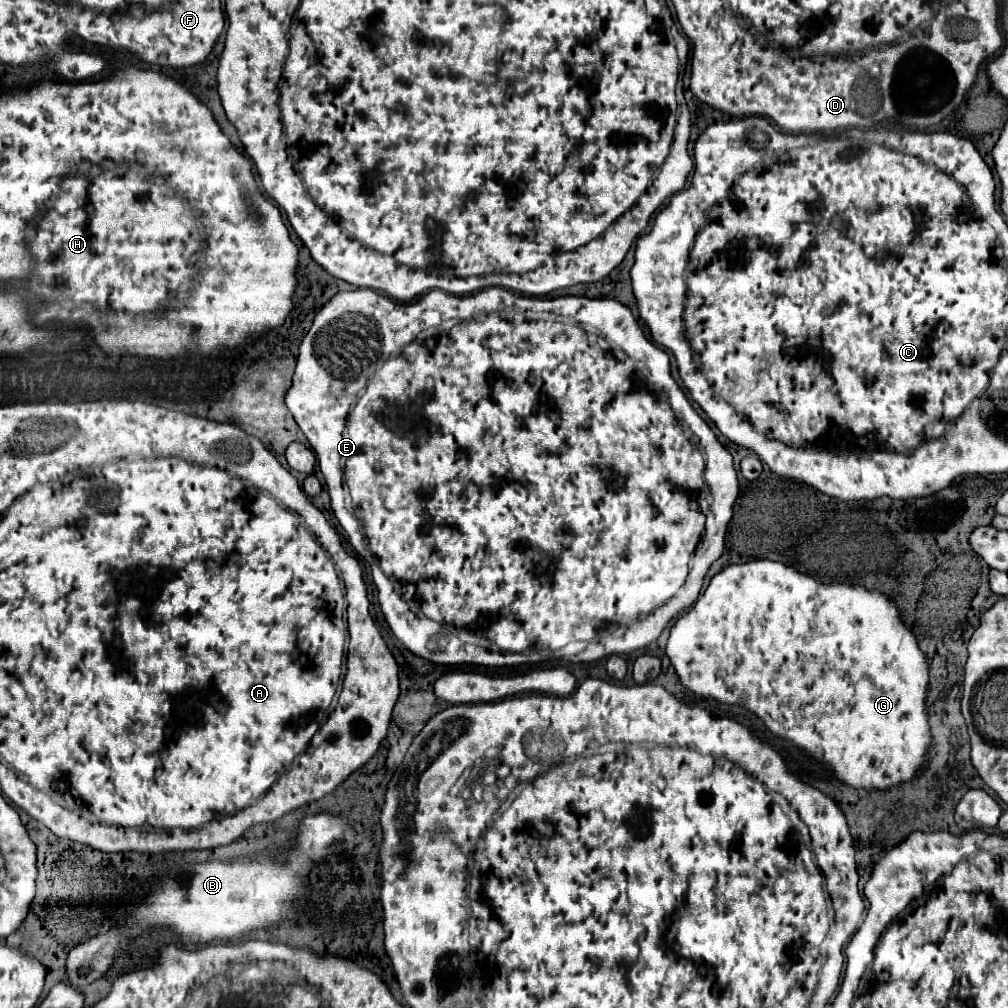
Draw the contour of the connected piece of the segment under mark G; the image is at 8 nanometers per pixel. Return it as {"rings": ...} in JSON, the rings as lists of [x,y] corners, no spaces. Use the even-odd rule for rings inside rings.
{"rings":[[[756,559],[744,565],[728,565],[712,577],[710,585],[698,597],[694,607],[674,623],[674,629],[670,631],[670,639],[666,645],[666,655],[670,657],[684,687],[702,697],[714,697],[724,703],[738,703],[748,707],[766,723],[766,727],[772,733],[794,741],[814,759],[830,765],[834,775],[846,785],[864,789],[888,789],[890,785],[898,785],[900,781],[910,781],[914,773],[926,763],[926,749],[932,741],[924,705],[928,687],[928,661],[924,653],[918,649],[916,637],[902,623],[894,603],[878,591],[868,591],[864,587],[816,583],[812,577],[802,575],[784,563],[766,559]]]}

